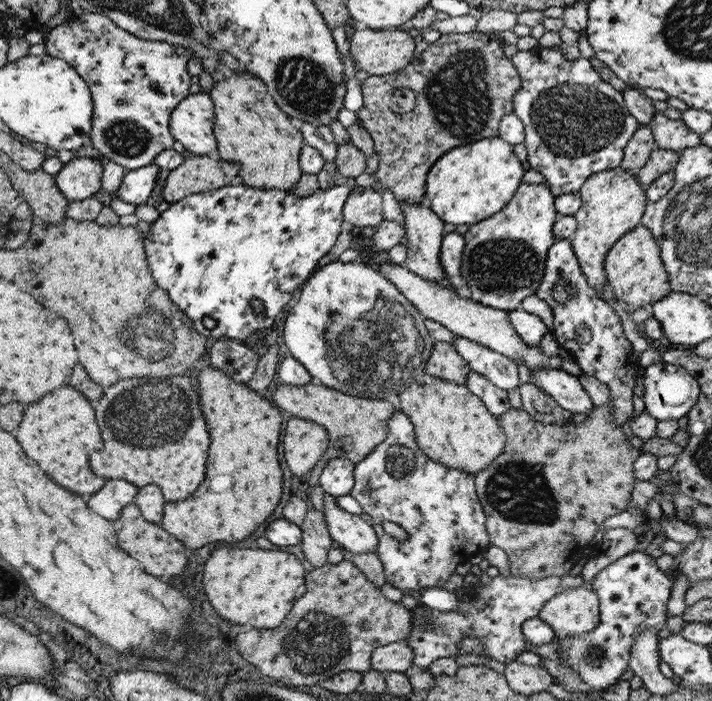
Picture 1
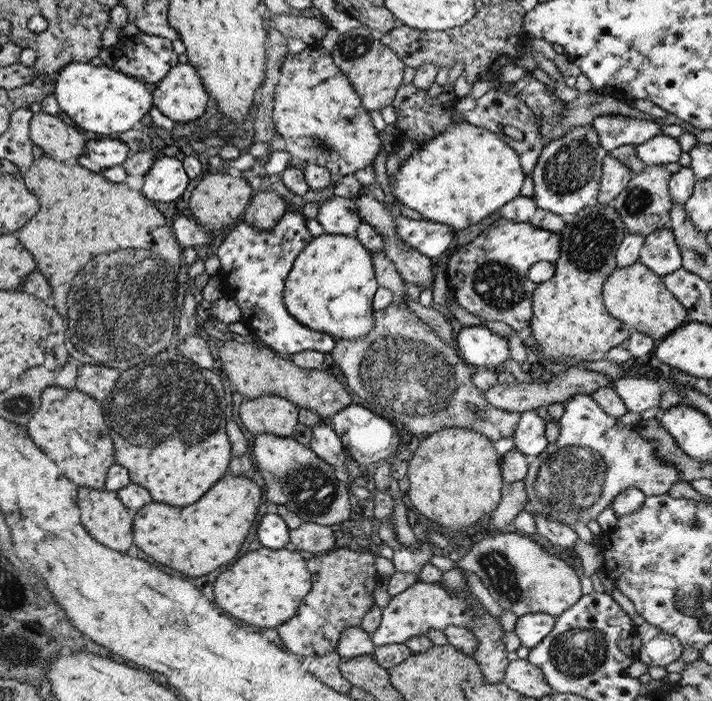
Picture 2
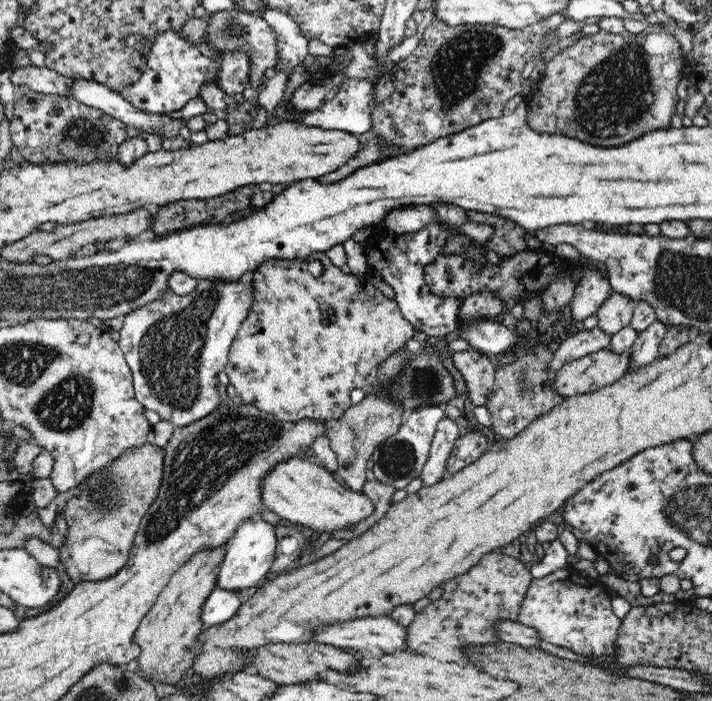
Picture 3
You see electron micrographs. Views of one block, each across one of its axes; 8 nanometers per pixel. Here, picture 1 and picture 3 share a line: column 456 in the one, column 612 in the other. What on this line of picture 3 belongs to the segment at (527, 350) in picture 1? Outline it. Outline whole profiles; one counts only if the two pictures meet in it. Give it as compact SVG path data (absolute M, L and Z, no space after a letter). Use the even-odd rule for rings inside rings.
M612 293L596 312L600 331L612 336L630 325L635 303L630 297Z

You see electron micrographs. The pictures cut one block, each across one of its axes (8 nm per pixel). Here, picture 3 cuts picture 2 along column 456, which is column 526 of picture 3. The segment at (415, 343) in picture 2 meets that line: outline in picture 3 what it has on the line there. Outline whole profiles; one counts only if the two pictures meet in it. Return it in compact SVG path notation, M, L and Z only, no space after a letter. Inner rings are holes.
M536 343L533 351L518 355L515 361L495 370L494 393L487 408L492 414L492 428L498 438L511 439L522 432L533 420L550 412L564 398L552 391L556 372L548 371L553 351L543 343Z

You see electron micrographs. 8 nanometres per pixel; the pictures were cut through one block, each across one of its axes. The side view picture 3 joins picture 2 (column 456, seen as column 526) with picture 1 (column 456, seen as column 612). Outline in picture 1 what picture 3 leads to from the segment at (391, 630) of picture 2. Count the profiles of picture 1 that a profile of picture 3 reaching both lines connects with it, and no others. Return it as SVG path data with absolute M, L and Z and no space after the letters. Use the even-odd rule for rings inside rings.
M500 574L490 578L489 584L470 589L469 603L459 602L456 610L441 611L422 606L420 603L411 609L413 625L405 640L412 648L412 664L427 669L428 666L441 657L455 657L458 654L460 641L463 638L481 640L485 656L502 662L504 665L515 660L521 651L527 650L525 638L521 634L521 625L525 620L537 617L539 609L555 596L567 588L577 588L586 585L579 575L549 576L541 579L527 579L527 577L507 577ZM430 616L430 622L414 624L415 617Z

